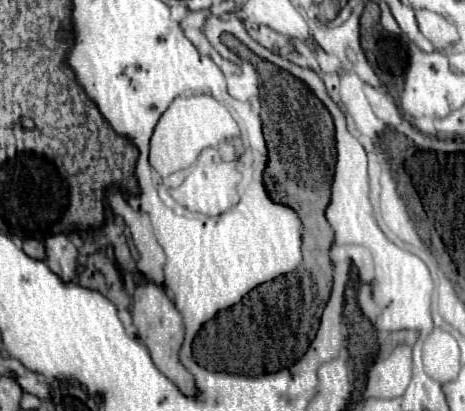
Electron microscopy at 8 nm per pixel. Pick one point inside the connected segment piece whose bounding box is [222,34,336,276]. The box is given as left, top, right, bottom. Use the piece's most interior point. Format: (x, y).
(299, 133)

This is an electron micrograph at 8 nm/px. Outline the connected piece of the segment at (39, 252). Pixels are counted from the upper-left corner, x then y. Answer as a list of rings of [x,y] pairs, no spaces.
[[[26,238],[26,240],[22,242],[22,248],[24,248],[24,252],[26,252],[28,256],[38,258],[38,260],[44,260],[44,244],[42,244],[40,240],[36,240],[36,238]]]

